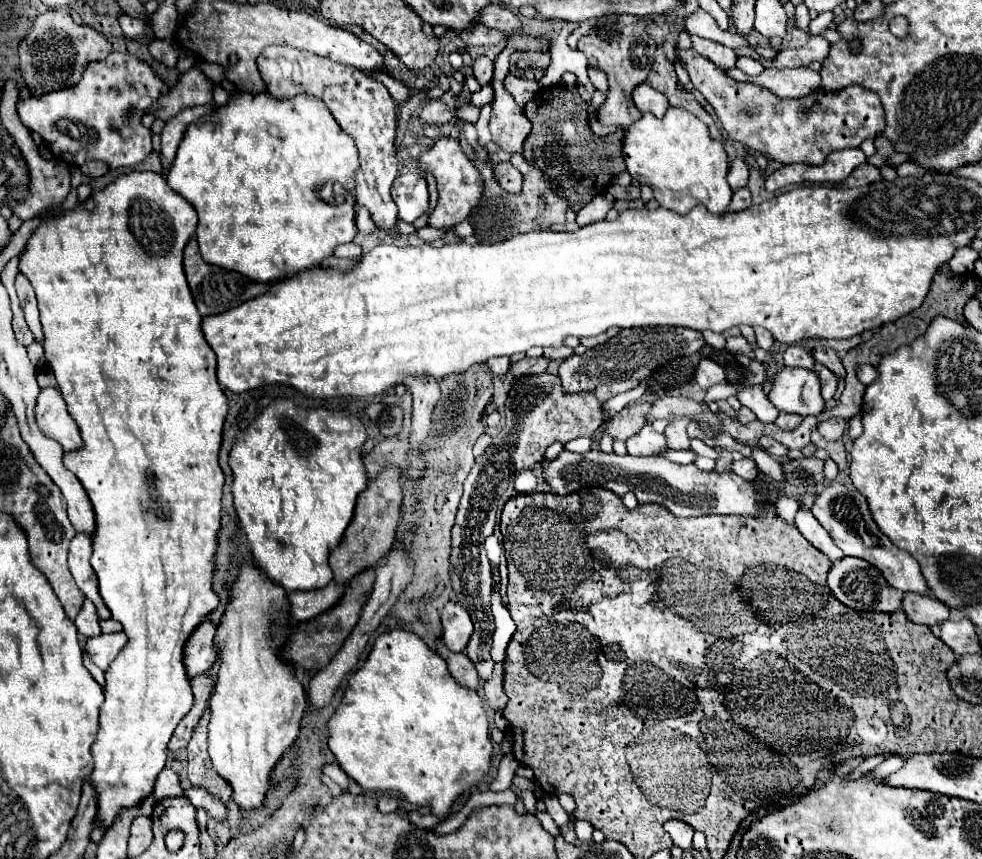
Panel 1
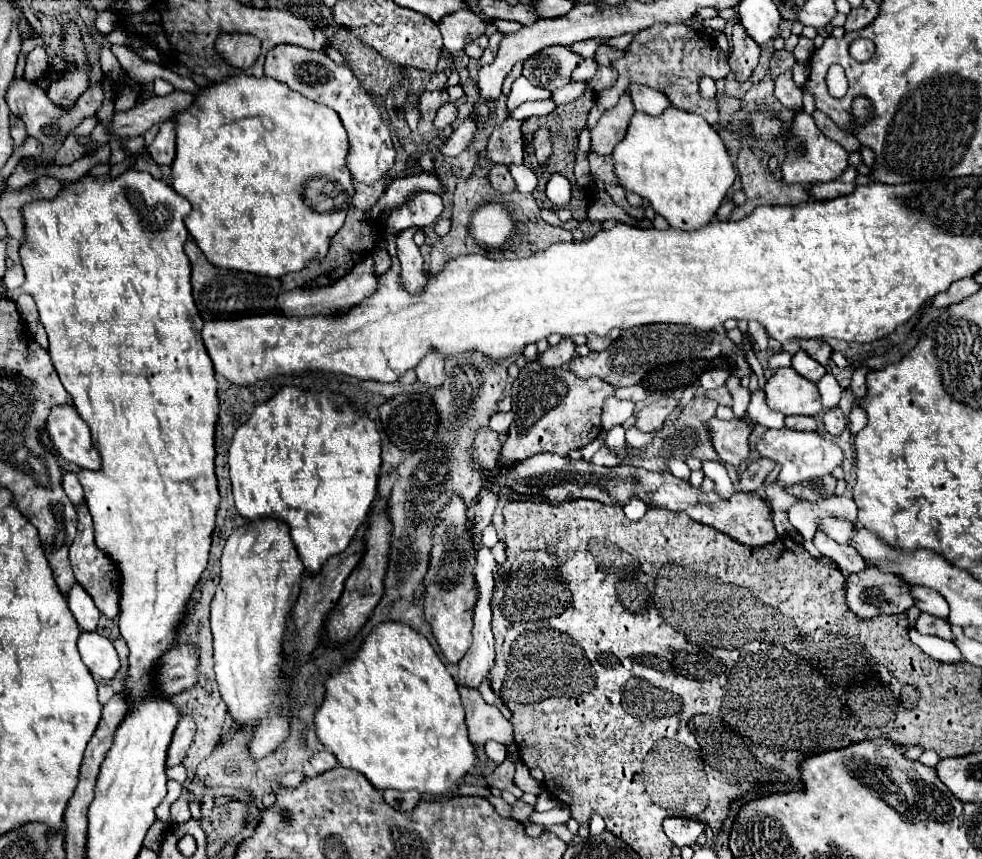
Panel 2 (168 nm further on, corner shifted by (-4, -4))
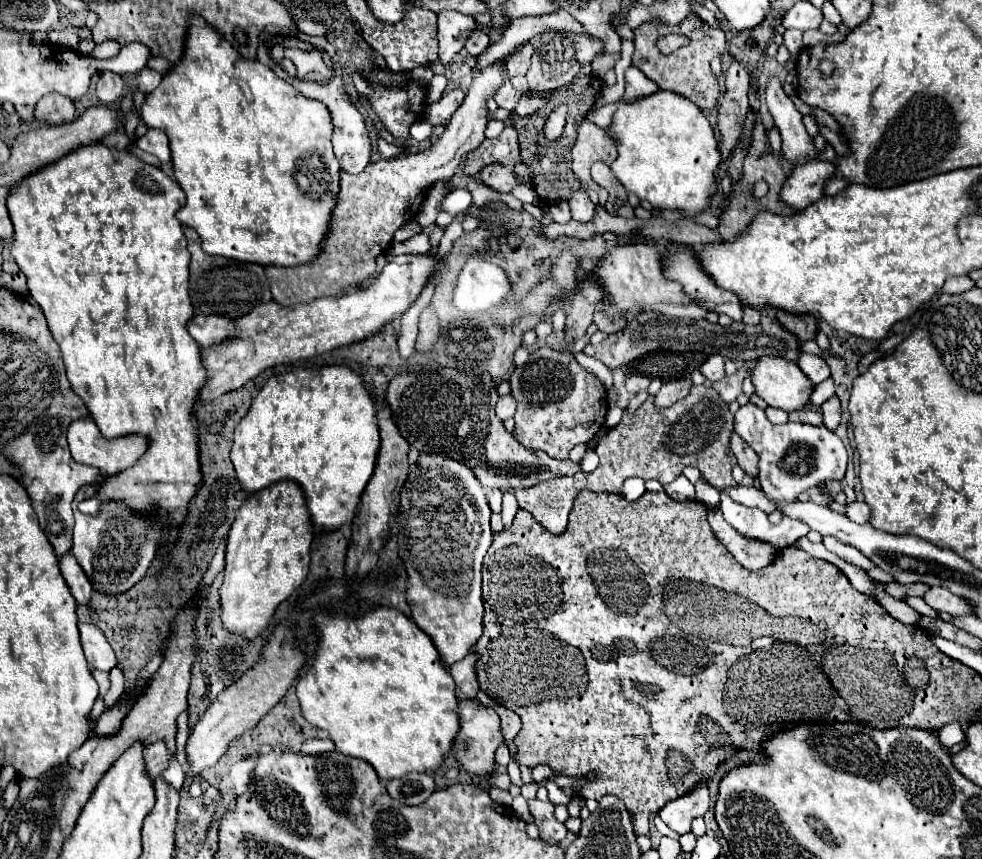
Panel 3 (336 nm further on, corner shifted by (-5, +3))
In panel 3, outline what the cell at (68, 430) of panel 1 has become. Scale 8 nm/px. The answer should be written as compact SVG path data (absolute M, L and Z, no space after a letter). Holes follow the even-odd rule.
M77 418L77 420L73 420L69 424L69 428L67 428L67 444L69 444L71 456L77 462L97 466L101 470L101 474L105 474L105 476L113 476L119 470L125 470L125 468L133 466L133 462L137 462L137 458L147 450L147 440L139 438L137 434L123 436L123 438L113 438L113 440L103 438L97 424L91 418Z

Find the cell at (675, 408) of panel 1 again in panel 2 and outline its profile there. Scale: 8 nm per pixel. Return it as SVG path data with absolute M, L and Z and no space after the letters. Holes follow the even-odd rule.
M714 417L708 421L708 427L712 429L714 449L718 451L724 463L738 467L742 461L750 457L750 445L748 445L750 429L744 421L740 419L722 421Z

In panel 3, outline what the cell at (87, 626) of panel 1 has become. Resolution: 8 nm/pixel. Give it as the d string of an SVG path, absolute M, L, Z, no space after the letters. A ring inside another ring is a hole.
M71 552L59 560L59 566L61 566L61 574L63 574L73 598L77 600L79 606L85 606L91 600L91 592L93 592L85 572L81 570L81 566L77 564L77 560L73 558Z

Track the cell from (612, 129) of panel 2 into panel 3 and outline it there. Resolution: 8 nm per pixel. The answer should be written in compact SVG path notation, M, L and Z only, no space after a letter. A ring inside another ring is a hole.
M589 120L583 122L577 128L577 142L571 150L571 156L573 156L573 172L577 174L581 184L595 190L597 194L607 194L607 190L597 186L597 182L589 174L593 162L603 160L605 164L611 164L617 158L617 142L607 134L607 128L599 128Z

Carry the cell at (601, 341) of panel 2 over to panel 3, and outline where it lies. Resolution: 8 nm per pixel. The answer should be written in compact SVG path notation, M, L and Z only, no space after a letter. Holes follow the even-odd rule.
M595 314L593 322L597 324L597 328L605 334L617 334L619 330L623 330L625 326L625 320L607 320L603 314Z

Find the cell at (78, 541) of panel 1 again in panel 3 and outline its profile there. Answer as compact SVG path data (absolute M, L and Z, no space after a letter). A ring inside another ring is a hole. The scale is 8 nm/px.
M95 484L81 486L73 500L75 530L73 530L73 556L87 574L93 588L101 594L117 596L133 588L147 572L155 558L155 546L161 538L161 522L149 522L135 516L127 506L105 504L97 516L85 516L77 510L77 504L95 494Z

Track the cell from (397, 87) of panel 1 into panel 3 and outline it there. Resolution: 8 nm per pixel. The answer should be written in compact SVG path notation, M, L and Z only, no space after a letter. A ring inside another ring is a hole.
M295 18L295 22L297 30L310 36L327 38L327 30L321 23L305 20L305 18Z

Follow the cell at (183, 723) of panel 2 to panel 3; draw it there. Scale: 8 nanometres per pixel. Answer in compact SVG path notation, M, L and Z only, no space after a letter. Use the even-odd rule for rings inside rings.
M159 740L159 742L155 742L155 744L149 744L149 746L145 748L145 764L147 764L149 776L157 778L163 770L167 770L171 758L173 758L173 754L169 752L165 740Z

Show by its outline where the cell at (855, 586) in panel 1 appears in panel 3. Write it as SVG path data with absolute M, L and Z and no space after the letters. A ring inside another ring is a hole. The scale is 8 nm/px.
M875 580L875 584L885 586L885 592L891 594L893 598L899 598L899 600L905 600L909 596L923 596L925 590L929 588L929 586L921 586L921 584L899 584L899 582L885 582L883 584L877 580Z

